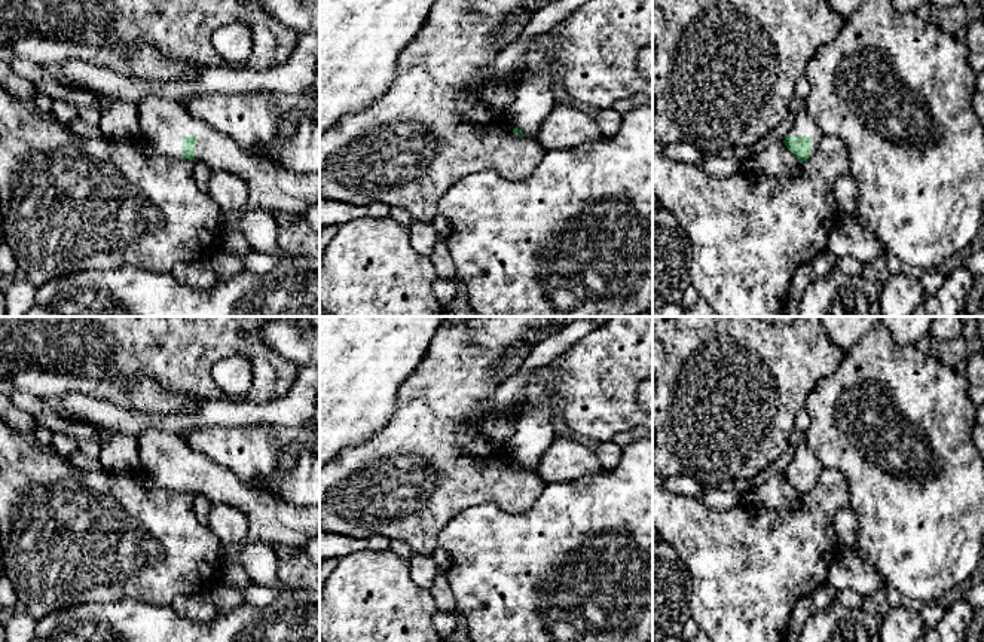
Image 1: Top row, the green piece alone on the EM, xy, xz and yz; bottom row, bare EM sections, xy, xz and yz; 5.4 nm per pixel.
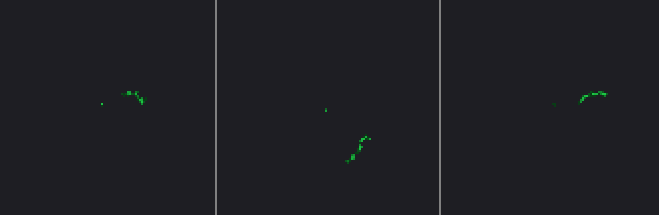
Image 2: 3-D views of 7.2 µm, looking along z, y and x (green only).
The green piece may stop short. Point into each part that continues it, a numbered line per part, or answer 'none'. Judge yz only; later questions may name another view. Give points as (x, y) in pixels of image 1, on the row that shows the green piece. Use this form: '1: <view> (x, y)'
1: yz (803, 125)

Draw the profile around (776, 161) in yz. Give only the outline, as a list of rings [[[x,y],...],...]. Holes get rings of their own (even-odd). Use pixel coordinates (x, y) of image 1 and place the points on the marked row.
[[[774,143],[742,163],[742,172],[748,175],[767,175],[773,178],[791,178],[801,172],[803,163],[786,149],[785,143]]]

